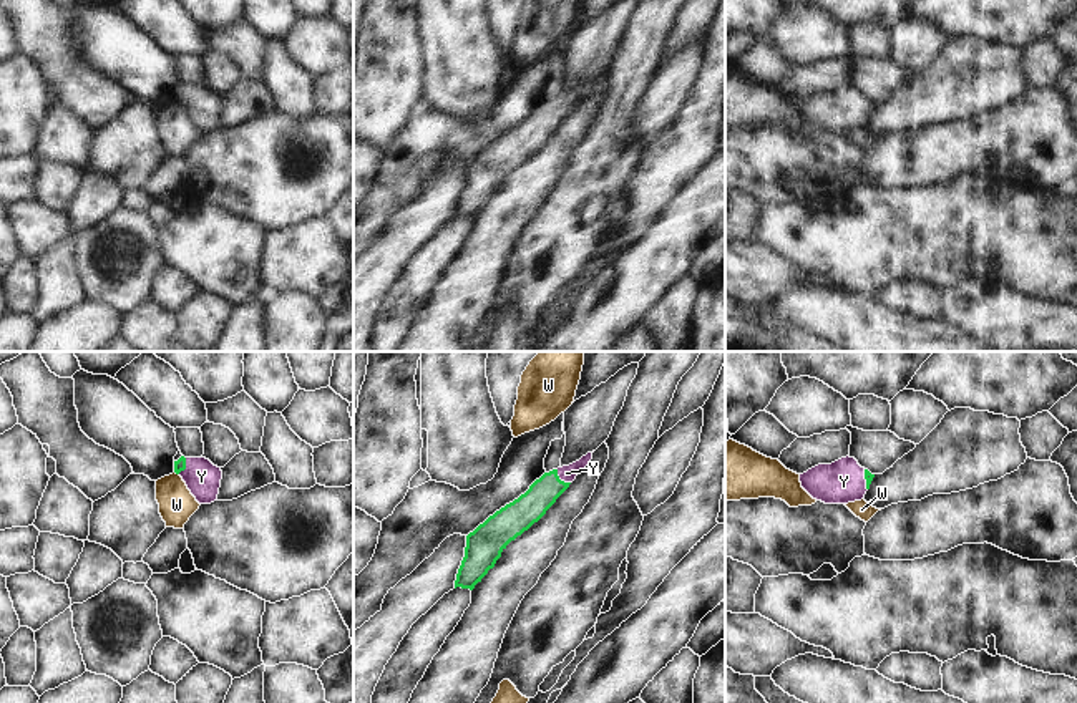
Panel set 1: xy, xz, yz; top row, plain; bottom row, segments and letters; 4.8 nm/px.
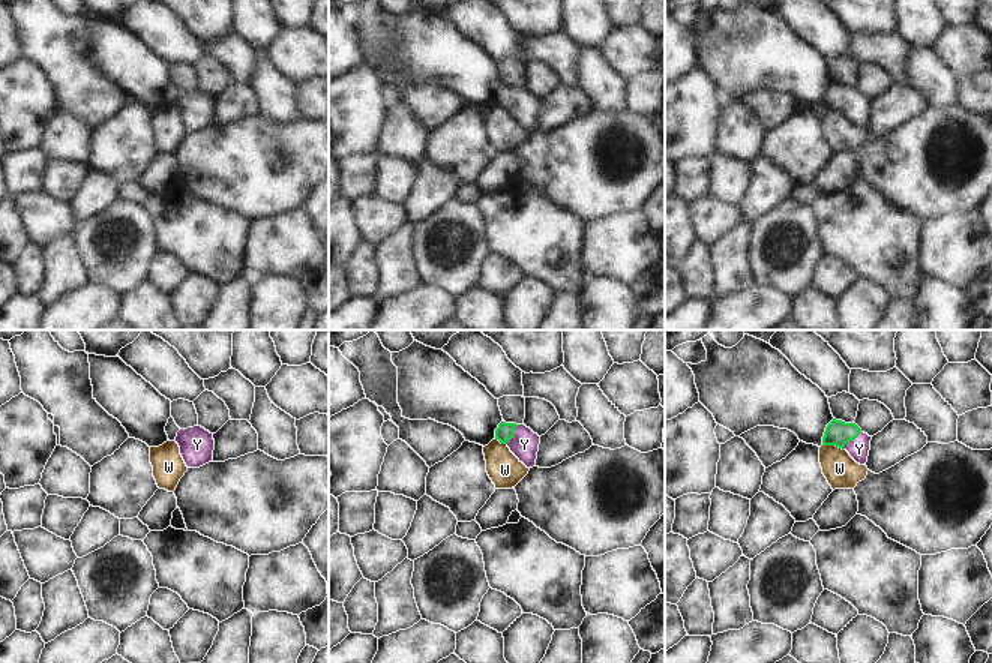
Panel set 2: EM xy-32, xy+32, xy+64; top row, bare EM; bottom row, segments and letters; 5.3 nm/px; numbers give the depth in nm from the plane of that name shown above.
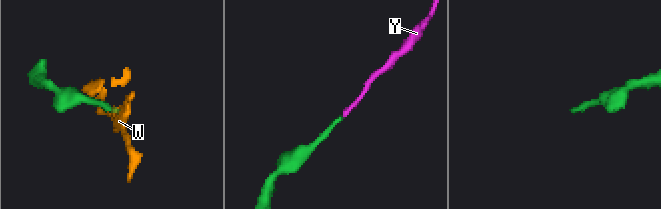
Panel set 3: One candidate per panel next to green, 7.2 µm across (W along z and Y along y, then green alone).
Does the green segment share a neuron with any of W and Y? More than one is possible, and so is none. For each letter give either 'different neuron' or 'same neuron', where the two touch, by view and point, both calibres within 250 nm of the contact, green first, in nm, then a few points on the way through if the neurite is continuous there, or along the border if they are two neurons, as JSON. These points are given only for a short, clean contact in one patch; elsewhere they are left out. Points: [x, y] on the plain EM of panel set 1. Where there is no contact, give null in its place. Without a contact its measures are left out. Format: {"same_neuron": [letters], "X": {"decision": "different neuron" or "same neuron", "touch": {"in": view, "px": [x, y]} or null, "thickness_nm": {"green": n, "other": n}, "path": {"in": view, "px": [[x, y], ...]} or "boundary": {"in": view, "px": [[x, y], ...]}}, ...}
{"same_neuron": ["Y"], "W": {"decision": "different neuron", "touch": {"in": "xy", "px": [176, 101]}, "thickness_nm": {"green": 60, "other": 180}, "boundary": {"in": "xy", "px": [[175, 100], [178, 103]]}}, "Y": {"decision": "same neuron", "touch": {"in": "xz", "px": [560, 108]}, "thickness_nm": {"green": 150, "other": 80}, "path": {"in": "xz", "px": [[531, 135], [560, 108], [566, 101]]}}}

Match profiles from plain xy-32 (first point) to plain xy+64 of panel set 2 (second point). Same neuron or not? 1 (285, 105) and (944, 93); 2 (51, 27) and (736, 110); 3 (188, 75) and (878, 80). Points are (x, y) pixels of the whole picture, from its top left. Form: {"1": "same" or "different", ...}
{"1": "same", "2": "different", "3": "different"}

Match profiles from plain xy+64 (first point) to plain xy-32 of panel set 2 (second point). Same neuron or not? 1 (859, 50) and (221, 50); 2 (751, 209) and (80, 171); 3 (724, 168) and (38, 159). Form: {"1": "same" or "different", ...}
{"1": "same", "2": "different", "3": "different"}

